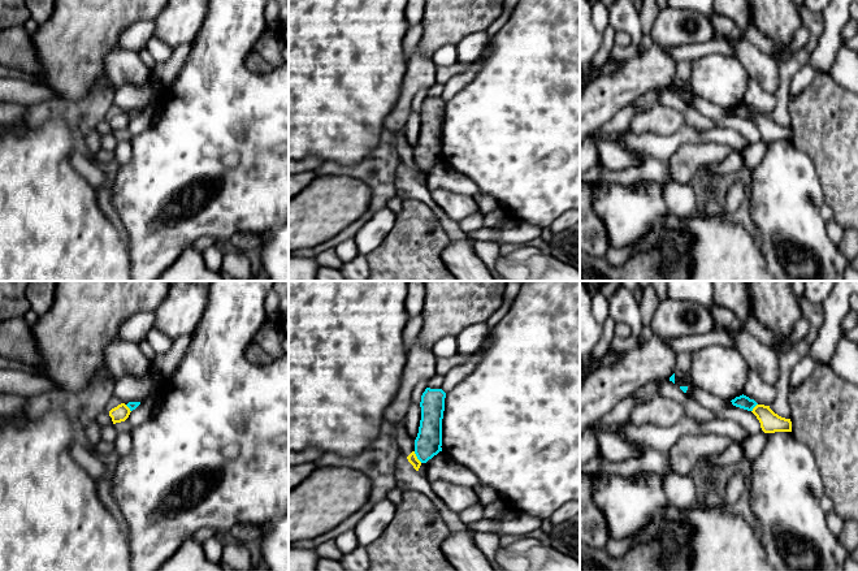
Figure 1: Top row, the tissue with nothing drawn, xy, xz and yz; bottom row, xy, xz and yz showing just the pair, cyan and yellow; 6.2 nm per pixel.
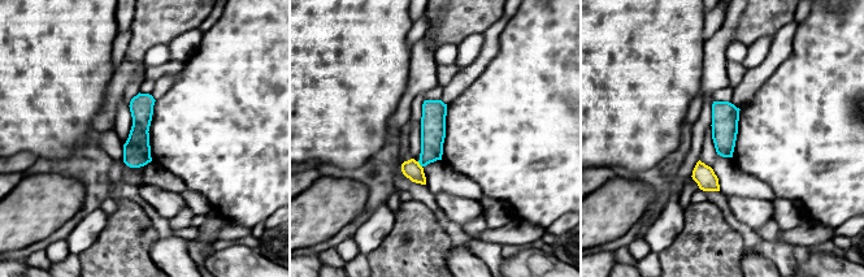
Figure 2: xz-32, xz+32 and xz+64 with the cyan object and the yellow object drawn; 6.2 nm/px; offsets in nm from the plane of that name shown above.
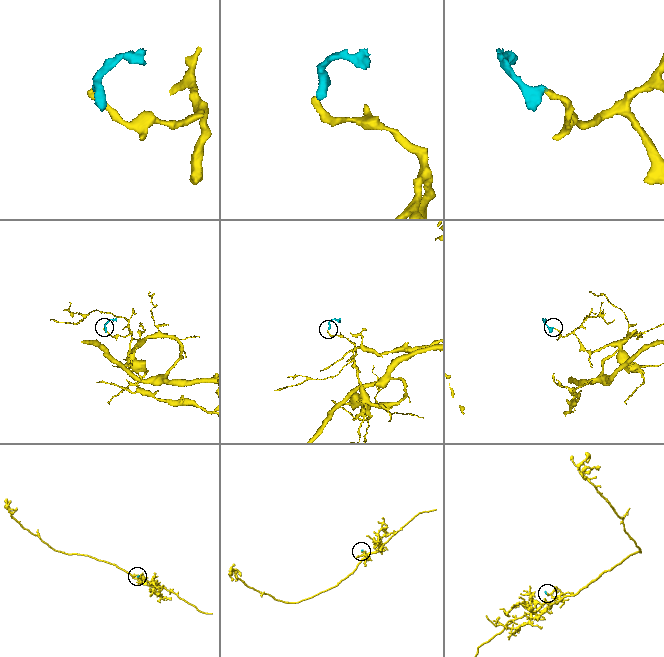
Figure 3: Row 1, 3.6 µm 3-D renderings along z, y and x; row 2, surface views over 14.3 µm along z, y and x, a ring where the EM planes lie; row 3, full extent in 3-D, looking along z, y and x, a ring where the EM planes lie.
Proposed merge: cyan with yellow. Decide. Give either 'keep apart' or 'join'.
keep apart

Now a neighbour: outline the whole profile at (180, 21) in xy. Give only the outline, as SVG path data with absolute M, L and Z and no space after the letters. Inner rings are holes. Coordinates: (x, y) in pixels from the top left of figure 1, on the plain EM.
M169 0L155 18L153 35L172 49L192 43L208 14L209 0Z

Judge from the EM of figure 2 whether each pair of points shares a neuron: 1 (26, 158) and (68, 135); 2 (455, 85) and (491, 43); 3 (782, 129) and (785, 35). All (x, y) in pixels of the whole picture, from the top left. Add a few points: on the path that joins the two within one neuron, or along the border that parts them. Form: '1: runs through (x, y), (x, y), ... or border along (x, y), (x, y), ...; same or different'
1: border along (13, 156), (21, 152), (31, 152), (38, 158); different
2: runs through (465, 77), (487, 53); same
3: border along (795, 33), (791, 53), (763, 83); different

